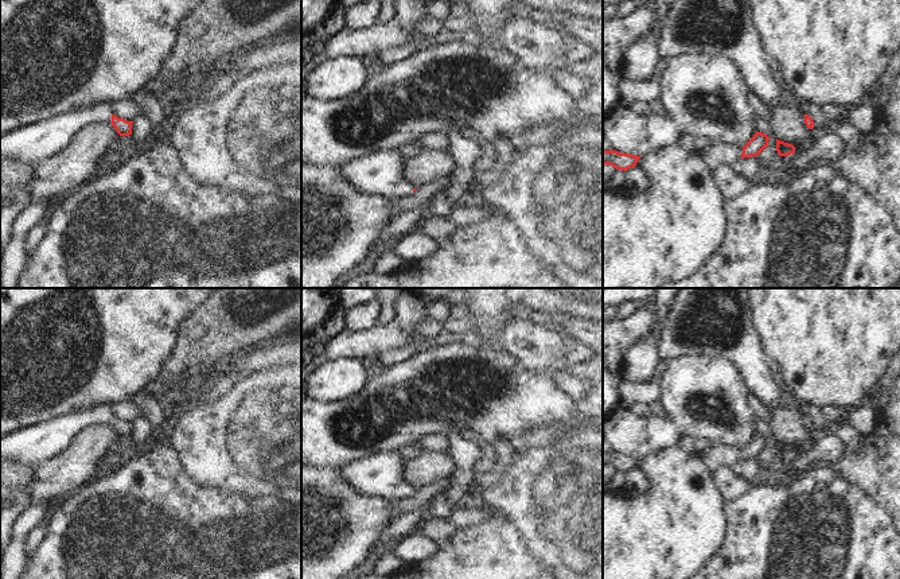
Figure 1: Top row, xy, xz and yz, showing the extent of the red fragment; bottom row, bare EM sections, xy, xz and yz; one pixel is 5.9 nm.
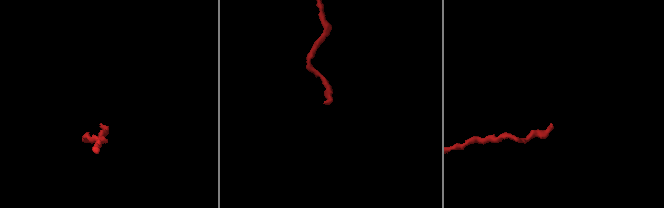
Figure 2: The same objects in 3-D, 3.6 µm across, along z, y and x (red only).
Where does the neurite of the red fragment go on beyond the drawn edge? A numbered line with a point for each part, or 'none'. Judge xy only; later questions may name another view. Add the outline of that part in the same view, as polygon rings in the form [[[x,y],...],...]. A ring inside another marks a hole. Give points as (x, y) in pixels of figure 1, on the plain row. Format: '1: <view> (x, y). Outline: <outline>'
1: xy (34, 445). Outline: [[[97,404],[20,428],[0,439],[0,459],[38,467],[62,452],[85,428],[112,423],[112,407]]]

